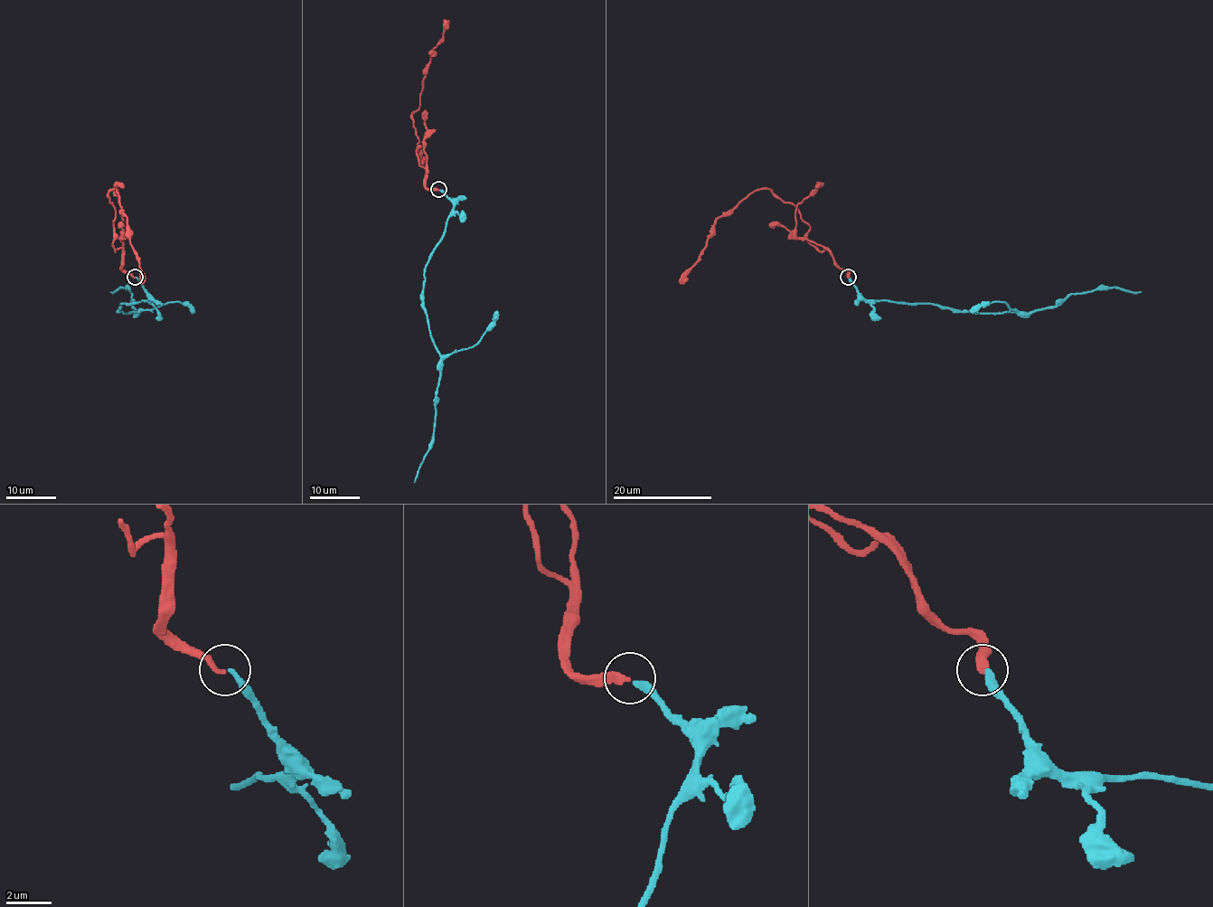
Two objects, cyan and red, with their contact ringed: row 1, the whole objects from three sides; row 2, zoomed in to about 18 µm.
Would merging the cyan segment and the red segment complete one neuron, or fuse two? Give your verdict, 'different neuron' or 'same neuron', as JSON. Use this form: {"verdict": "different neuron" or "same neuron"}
{"verdict": "same neuron"}

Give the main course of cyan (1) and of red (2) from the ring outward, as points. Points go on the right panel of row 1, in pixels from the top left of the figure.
1: (849, 277), (865, 299), (925, 303), (977, 313), (1033, 313), (1054, 307), (1071, 294), (1104, 289), (1141, 292)
2: (848, 277), (828, 250), (804, 238), (809, 226), (793, 204), (756, 188), (716, 221), (700, 259), (680, 283)

